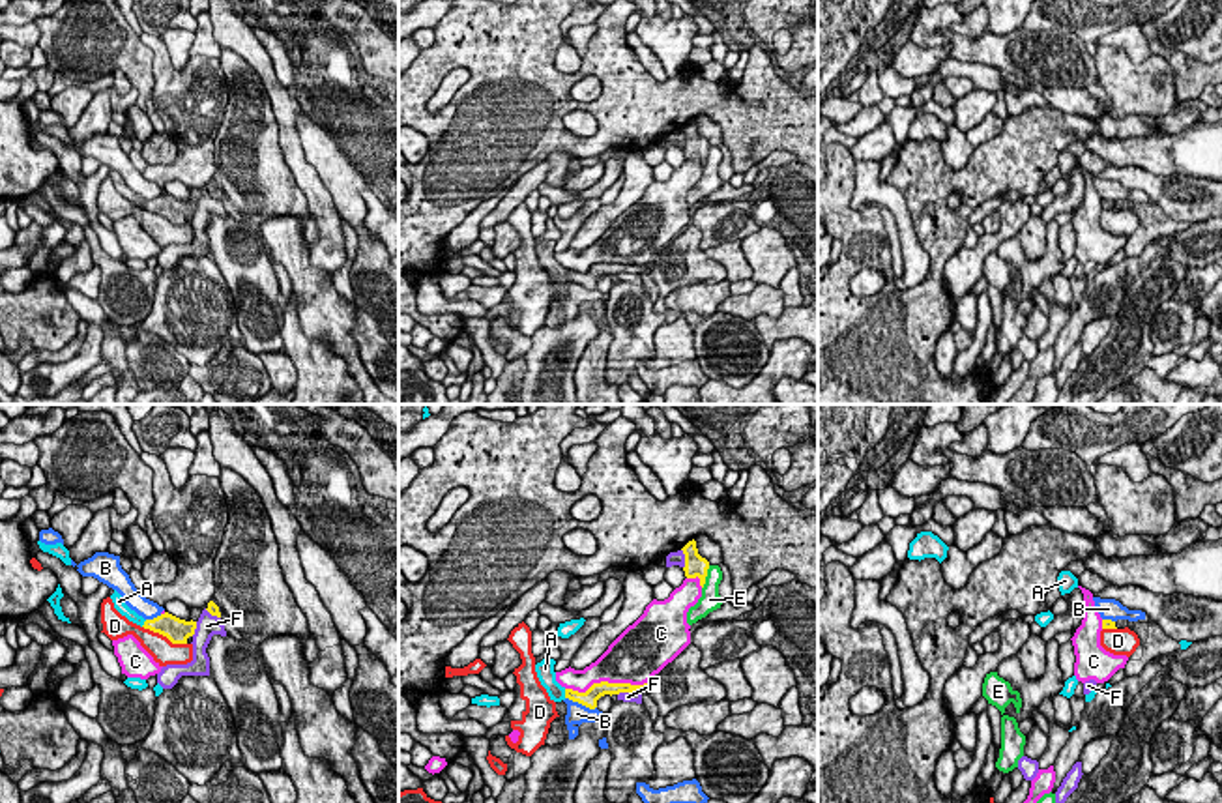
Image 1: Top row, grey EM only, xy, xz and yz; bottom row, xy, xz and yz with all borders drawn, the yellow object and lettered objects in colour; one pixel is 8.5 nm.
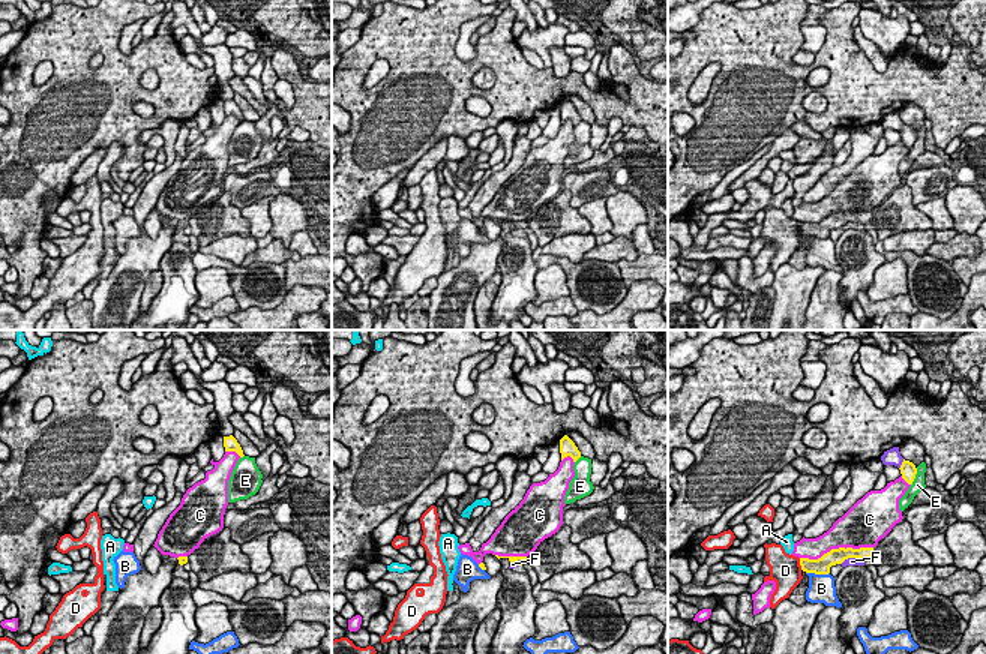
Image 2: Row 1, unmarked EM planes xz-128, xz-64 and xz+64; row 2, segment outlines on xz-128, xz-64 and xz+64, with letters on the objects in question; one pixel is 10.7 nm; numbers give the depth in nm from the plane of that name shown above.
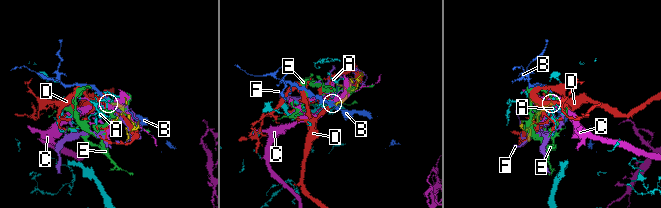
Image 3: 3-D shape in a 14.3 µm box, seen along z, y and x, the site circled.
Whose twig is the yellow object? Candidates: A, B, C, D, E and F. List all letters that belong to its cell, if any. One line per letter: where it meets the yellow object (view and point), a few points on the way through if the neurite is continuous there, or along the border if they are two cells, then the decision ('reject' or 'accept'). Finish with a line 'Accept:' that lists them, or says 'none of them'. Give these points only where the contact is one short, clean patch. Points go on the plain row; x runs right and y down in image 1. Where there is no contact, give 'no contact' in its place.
A: contact xz (566, 274); way xz (588, 279), (566, 274), (545, 253); accept
B: contact xz (581, 283); border xz (566, 277), (596, 289); reject
C: contact xz (605, 262); reject
D: contact xy (165, 216); reject
E: contact xz (704, 158); reject
F: contact xz (629, 272); reject
Accept: A

